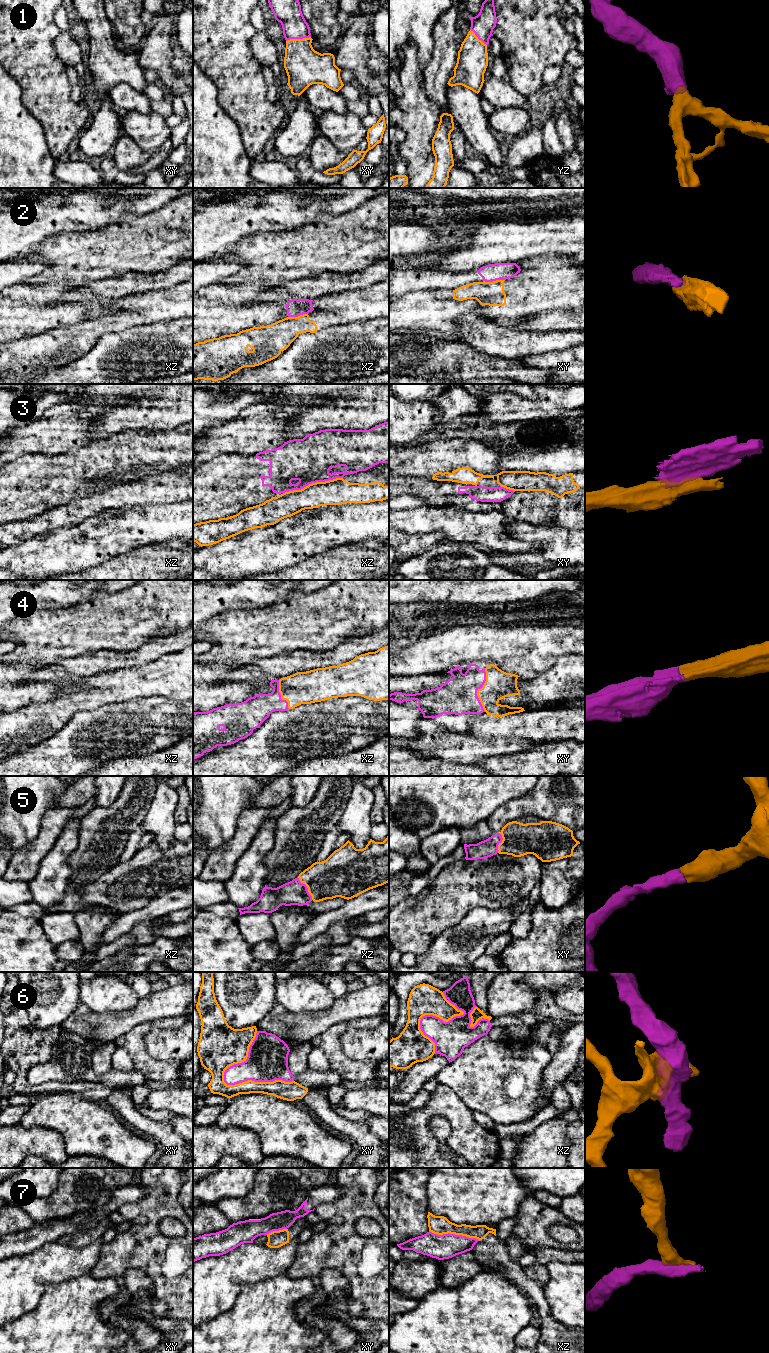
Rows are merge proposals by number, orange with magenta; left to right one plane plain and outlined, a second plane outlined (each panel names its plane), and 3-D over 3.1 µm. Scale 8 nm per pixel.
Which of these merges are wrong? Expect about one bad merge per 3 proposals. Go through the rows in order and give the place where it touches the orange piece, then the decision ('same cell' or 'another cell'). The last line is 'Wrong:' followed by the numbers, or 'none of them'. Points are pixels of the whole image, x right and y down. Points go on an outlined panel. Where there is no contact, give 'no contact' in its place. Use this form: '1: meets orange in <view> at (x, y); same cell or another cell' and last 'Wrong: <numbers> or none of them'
1: meets orange in xy at (298, 39); same cell
2: meets orange in xy at (494, 281); another cell
3: meets orange in xz at (312, 483); another cell
4: meets orange in xy at (478, 689); same cell
5: meets orange in xz at (307, 887); same cell
6: meets orange in xy at (254, 1081); another cell
7: meets orange in xz at (454, 1233); another cell
Wrong: 2, 3, 6, 7

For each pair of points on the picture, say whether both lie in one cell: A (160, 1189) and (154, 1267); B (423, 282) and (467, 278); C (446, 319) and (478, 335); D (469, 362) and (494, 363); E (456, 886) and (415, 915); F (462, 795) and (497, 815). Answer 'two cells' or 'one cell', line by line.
A: one cell
B: one cell
C: two cells
D: one cell
E: one cell
F: two cells

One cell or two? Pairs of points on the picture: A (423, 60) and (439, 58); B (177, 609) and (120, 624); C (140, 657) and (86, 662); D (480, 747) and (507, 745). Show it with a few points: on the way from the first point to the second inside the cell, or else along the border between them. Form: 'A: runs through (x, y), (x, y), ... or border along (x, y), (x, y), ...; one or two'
A: border along (434, 36), (433, 55), (424, 71), (424, 81); two
B: runs through (163, 612), (159, 616), (134, 616); one
C: runs through (127, 661), (99, 661); one
D: runs through (487, 747), (500, 746); one

